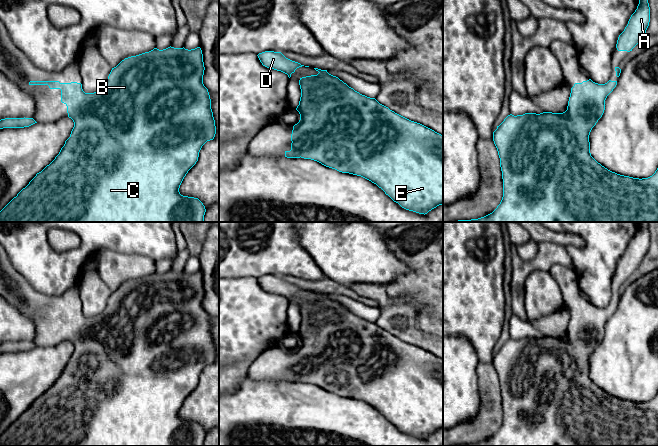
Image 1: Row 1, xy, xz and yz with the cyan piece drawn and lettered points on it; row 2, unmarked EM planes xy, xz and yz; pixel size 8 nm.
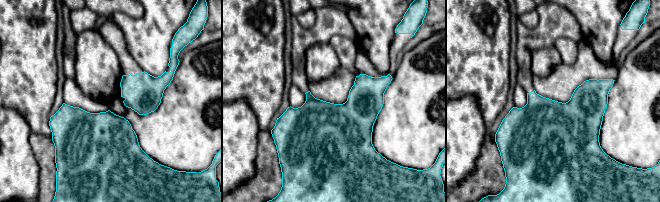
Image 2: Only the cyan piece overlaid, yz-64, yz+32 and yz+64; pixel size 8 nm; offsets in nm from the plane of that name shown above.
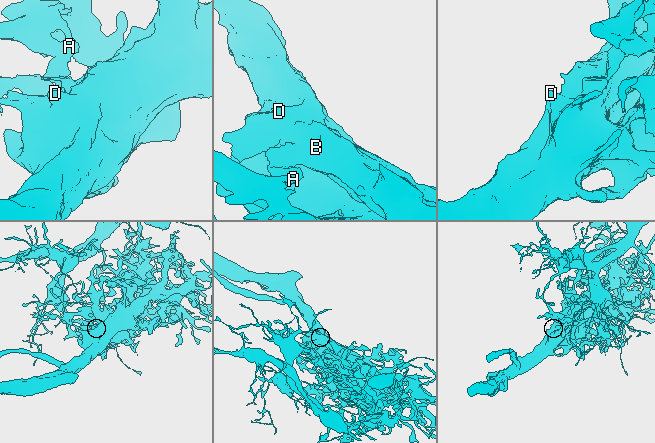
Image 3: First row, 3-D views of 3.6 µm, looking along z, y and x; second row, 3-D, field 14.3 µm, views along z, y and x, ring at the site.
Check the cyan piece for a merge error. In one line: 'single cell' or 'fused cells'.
fused cells

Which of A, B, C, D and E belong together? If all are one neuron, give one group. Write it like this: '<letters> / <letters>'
A / B C D E

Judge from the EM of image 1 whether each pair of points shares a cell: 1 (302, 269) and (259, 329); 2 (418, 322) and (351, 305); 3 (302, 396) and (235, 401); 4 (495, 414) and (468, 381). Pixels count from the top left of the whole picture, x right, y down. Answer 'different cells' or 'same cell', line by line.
1: different cells
2: different cells
3: same cell
4: different cells

